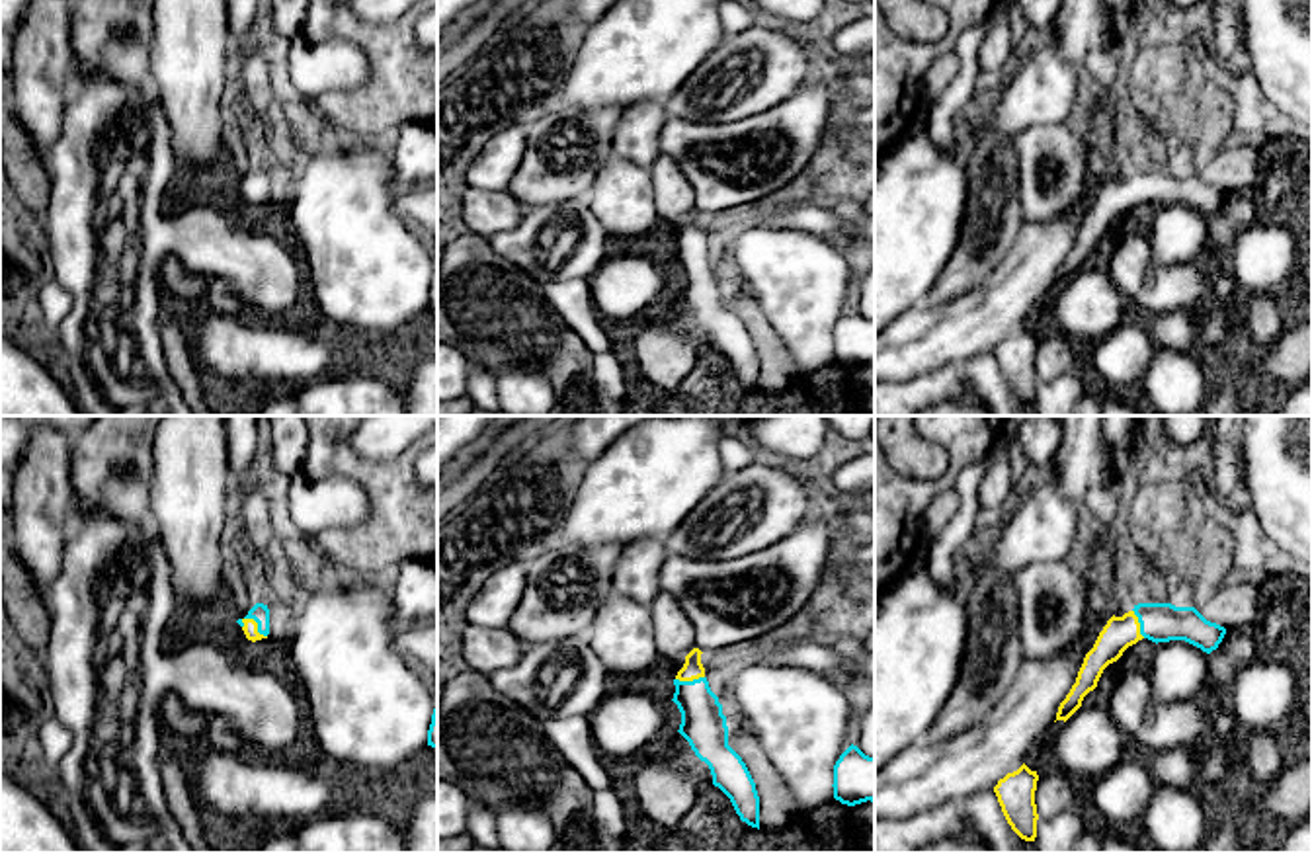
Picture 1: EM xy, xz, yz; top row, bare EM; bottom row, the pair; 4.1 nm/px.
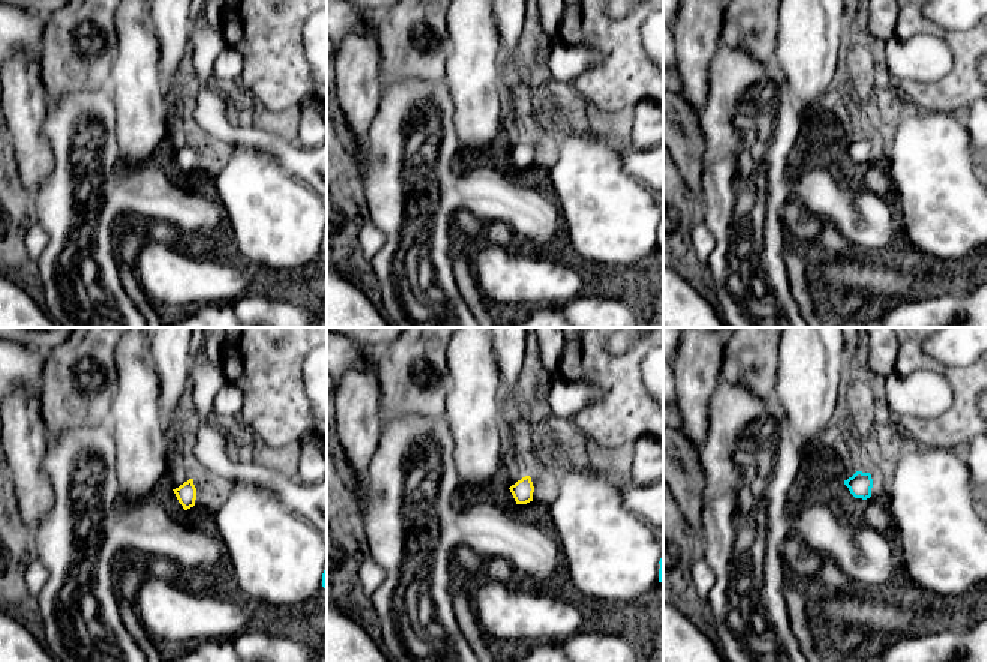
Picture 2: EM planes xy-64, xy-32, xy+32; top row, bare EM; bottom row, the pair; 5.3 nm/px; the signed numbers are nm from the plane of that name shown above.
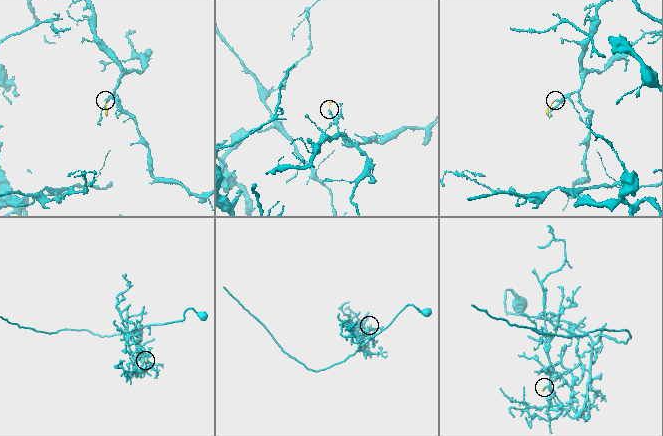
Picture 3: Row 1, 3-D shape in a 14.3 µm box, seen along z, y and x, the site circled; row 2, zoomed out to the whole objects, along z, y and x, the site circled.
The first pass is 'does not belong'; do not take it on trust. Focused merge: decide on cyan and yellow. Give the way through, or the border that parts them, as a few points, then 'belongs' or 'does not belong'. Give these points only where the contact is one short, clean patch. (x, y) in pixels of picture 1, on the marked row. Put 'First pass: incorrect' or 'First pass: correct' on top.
First pass: incorrect
way xy (260, 613), (256, 621), (250, 627); belongs

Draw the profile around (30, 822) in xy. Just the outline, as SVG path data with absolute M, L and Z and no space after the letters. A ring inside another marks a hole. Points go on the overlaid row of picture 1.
M0 773L0 853L84 853L61 808Z

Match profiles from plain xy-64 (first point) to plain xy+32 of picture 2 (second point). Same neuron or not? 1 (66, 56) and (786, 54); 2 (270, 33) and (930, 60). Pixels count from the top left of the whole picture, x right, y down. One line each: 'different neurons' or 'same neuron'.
1: different neurons
2: different neurons

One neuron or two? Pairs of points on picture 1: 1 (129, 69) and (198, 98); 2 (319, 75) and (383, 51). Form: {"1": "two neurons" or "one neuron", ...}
{"1": "two neurons", "2": "two neurons"}

